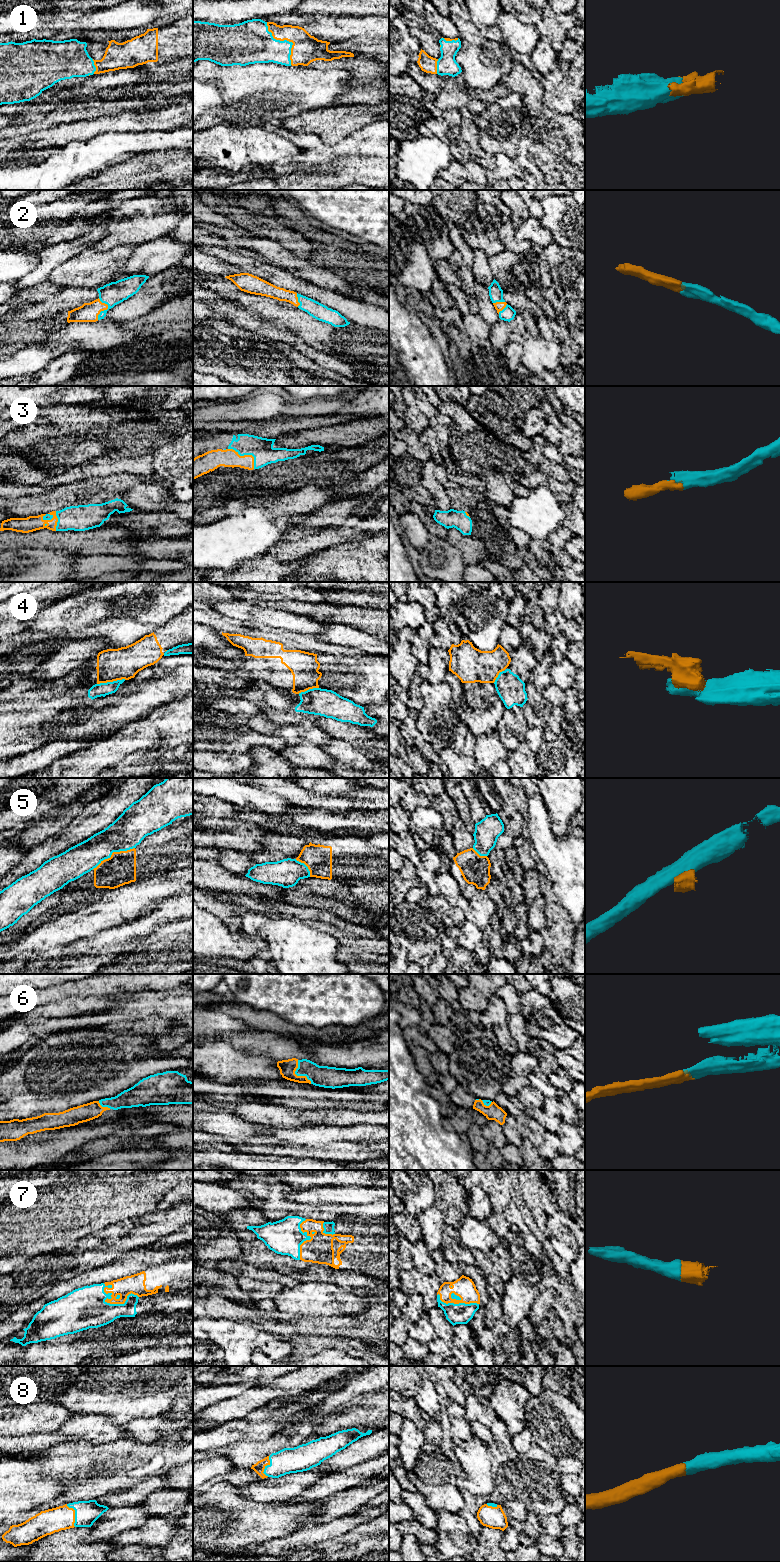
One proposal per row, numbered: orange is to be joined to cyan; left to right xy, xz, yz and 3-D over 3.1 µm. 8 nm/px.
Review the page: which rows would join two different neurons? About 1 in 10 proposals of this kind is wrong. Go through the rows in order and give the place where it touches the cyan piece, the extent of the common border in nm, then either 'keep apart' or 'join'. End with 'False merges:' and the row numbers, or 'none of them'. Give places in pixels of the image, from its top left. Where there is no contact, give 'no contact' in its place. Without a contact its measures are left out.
1: xz (286, 40) | 400 nm | join
2: xy (107, 309) | 180 nm | join
3: xz (246, 454) | 280 nm | join
4: xy (111, 682) | 240 nm | keep apart
5: xy (112, 852) | 380 nm | keep apart
6: xz (297, 1075) | 220 nm | join
7: xy (111, 1304) | 300 nm | join
8: xy (75, 1514) | 200 nm | join
False merges: 4, 5

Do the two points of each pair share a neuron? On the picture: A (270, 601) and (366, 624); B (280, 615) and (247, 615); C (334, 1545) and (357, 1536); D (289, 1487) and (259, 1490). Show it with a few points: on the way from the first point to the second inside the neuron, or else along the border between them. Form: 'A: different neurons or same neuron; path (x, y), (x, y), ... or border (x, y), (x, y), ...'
A: same neuron; path (294, 606), (342, 614)
B: same neuron; path (272, 615), (255, 615)
C: same neuron; path (340, 1543), (351, 1537)
D: same neuron; path (282, 1489), (266, 1490)

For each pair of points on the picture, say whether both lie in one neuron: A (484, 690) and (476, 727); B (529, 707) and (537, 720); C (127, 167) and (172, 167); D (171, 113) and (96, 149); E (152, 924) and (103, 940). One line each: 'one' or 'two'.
A: one
B: one
C: one
D: two
E: one

